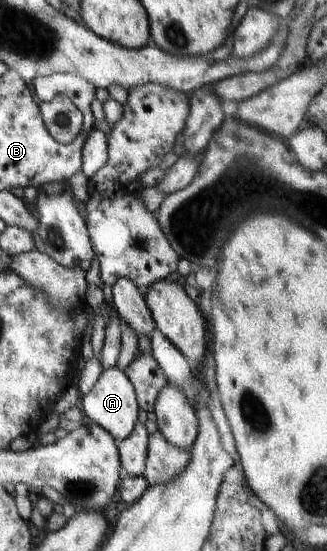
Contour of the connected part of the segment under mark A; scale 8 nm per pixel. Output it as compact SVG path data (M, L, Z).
M117 367L102 370L90 393L80 399L80 408L84 415L94 421L94 424L102 427L116 440L126 439L138 421L139 405L134 386L124 371Z

